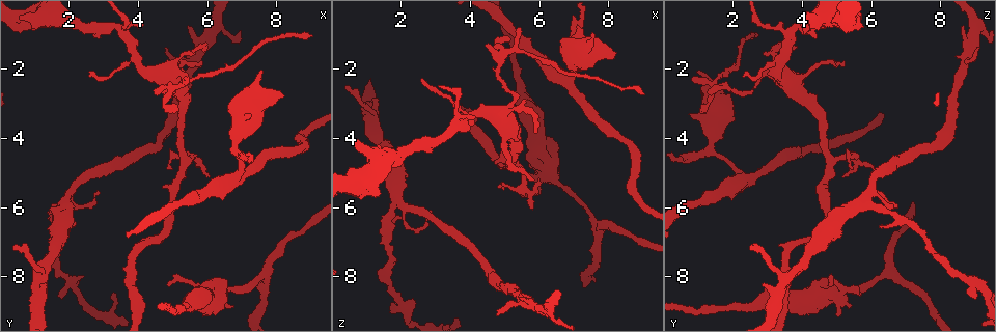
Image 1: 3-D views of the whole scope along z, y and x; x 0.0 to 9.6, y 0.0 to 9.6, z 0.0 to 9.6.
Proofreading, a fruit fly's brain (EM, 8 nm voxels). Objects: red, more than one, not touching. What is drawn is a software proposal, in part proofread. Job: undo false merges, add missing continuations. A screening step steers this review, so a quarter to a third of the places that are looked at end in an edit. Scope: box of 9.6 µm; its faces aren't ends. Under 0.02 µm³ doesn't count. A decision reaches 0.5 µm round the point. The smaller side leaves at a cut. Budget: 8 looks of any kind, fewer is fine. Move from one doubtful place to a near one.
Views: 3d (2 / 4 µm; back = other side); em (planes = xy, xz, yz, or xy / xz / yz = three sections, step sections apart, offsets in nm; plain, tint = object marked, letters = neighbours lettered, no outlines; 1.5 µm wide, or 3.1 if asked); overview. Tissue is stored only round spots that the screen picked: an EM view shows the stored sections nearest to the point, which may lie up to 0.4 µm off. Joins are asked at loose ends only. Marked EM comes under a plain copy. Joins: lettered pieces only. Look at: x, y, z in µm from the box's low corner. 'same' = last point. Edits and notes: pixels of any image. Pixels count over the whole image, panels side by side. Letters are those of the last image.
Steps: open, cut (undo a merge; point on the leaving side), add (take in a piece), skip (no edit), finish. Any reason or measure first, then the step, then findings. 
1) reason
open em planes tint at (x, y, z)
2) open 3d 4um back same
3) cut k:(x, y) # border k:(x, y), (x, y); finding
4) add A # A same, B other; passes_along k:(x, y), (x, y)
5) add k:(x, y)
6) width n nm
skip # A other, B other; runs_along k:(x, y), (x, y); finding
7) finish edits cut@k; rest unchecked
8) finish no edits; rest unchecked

an open end
open 3d 2um at (8.20, 2.70, 1.55)

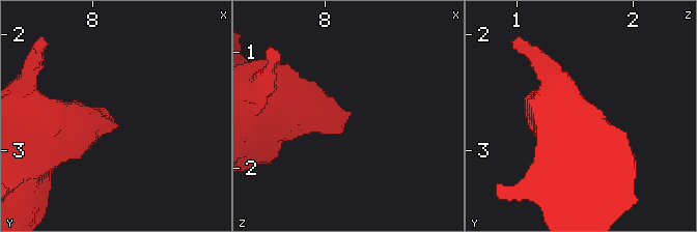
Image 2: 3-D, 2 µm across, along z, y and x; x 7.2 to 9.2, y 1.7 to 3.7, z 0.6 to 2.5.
now the EM
open em planes letters at (8.18, 2.72, 1.62)

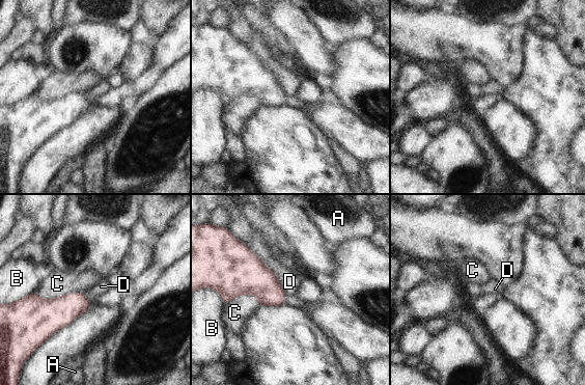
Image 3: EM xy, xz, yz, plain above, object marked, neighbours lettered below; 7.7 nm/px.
longest_contact D 550 nm
skip # A other, B other, C other, D other; border 3:(243, 242), (276, 275), (286, 296); no lettered piece goes on from it

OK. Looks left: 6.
thick turns thin
open em planes letters at (6.40, 8.50, 5.15)

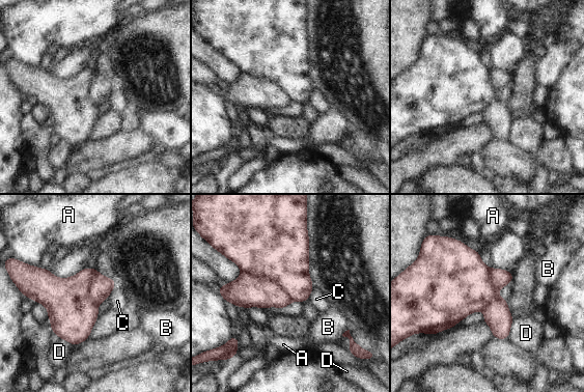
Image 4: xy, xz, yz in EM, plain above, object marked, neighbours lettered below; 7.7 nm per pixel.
cut 4:(248, 290) # A other, B other, C other, D other; border 4:(242, 271), (275, 281), (293, 300); two neurons meet here

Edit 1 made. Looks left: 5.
sharp bend
open em planes tint at (4.85, 2.55, 1.95)

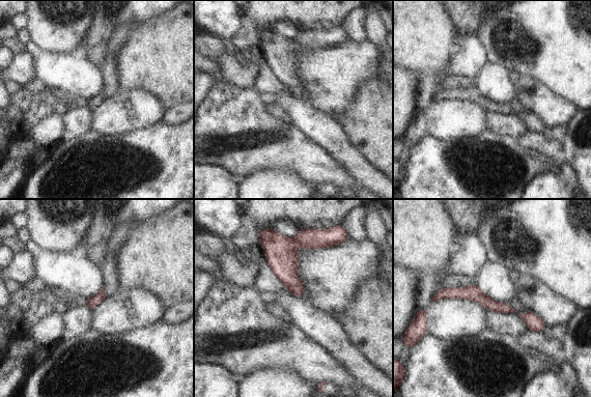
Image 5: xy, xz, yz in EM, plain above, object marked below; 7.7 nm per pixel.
see the neighbours
open em planes letters same

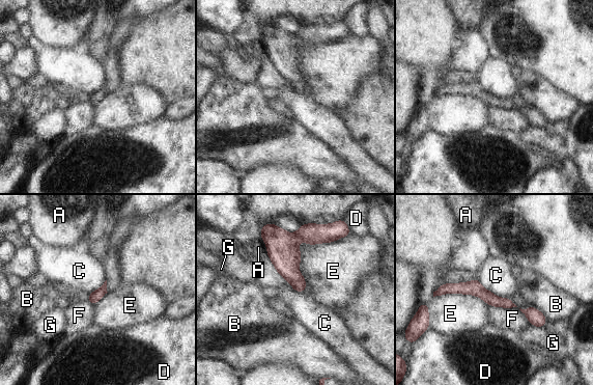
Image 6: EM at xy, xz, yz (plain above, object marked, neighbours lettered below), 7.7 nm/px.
longest_contact E 460 nm
skip # A other, B other, C other, D other, E other, F other, G other; continuous, no second neuron

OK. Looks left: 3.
finish edits cut@4; rest unchecked

